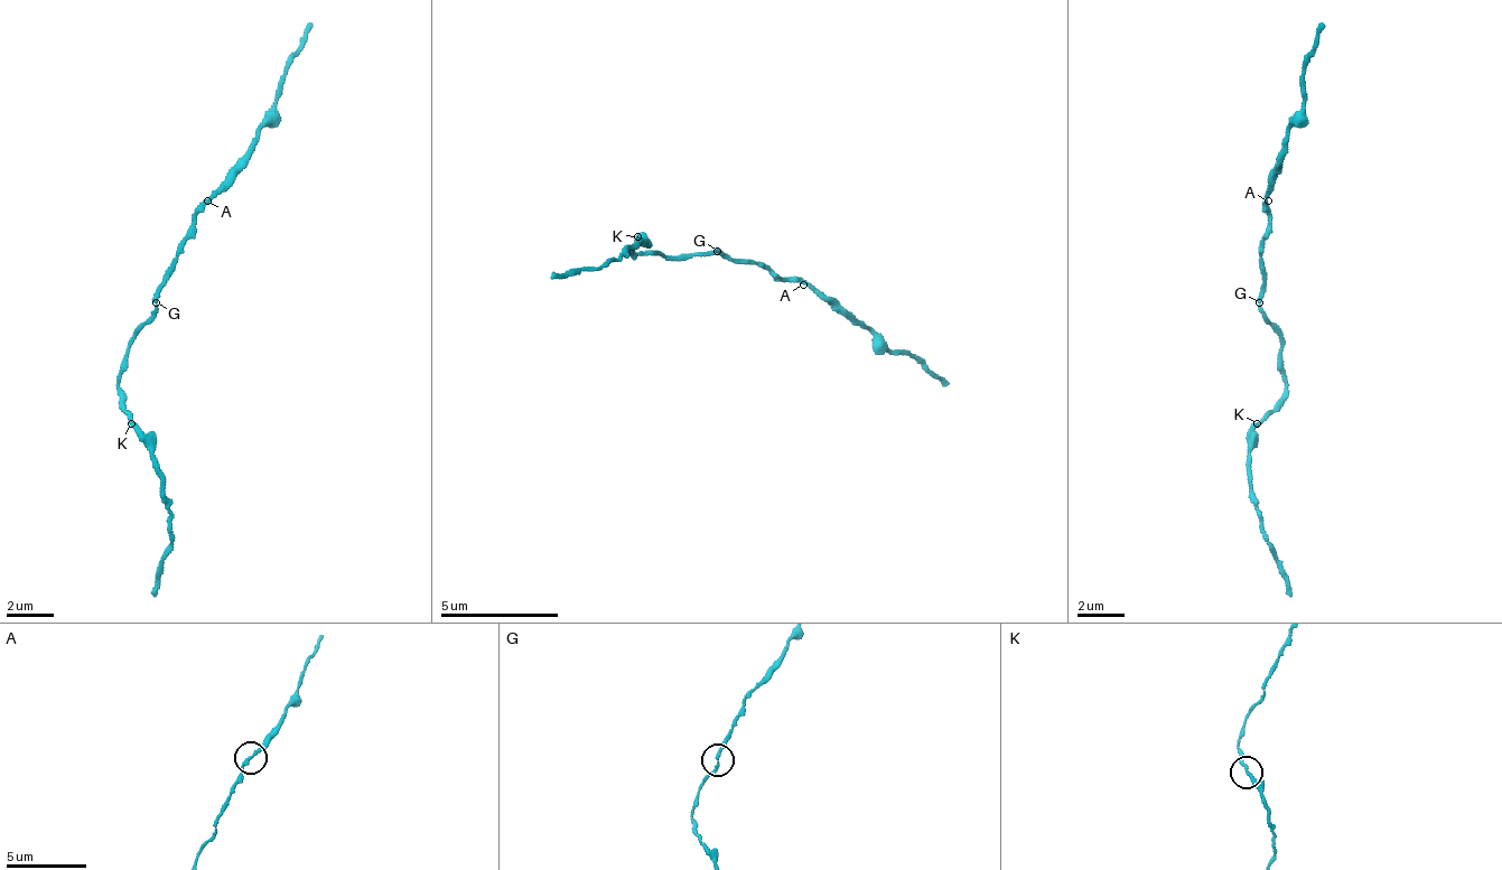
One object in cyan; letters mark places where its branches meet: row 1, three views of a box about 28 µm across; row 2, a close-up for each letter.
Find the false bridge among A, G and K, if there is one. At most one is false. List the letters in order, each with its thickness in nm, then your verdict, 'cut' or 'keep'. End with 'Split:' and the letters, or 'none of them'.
A: 190 nm | keep
G: 150 nm | keep
K: 190 nm | keep
Split: none of them

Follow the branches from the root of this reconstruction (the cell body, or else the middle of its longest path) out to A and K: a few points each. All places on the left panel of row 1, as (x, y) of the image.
A: (154, 301), (154, 295), (170, 278), (170, 260), (178, 254), (178, 242), (194, 224), (194, 213), (207, 200)
K: (154, 301), (151, 318), (127, 348), (127, 372), (121, 377), (121, 401), (132, 424)

